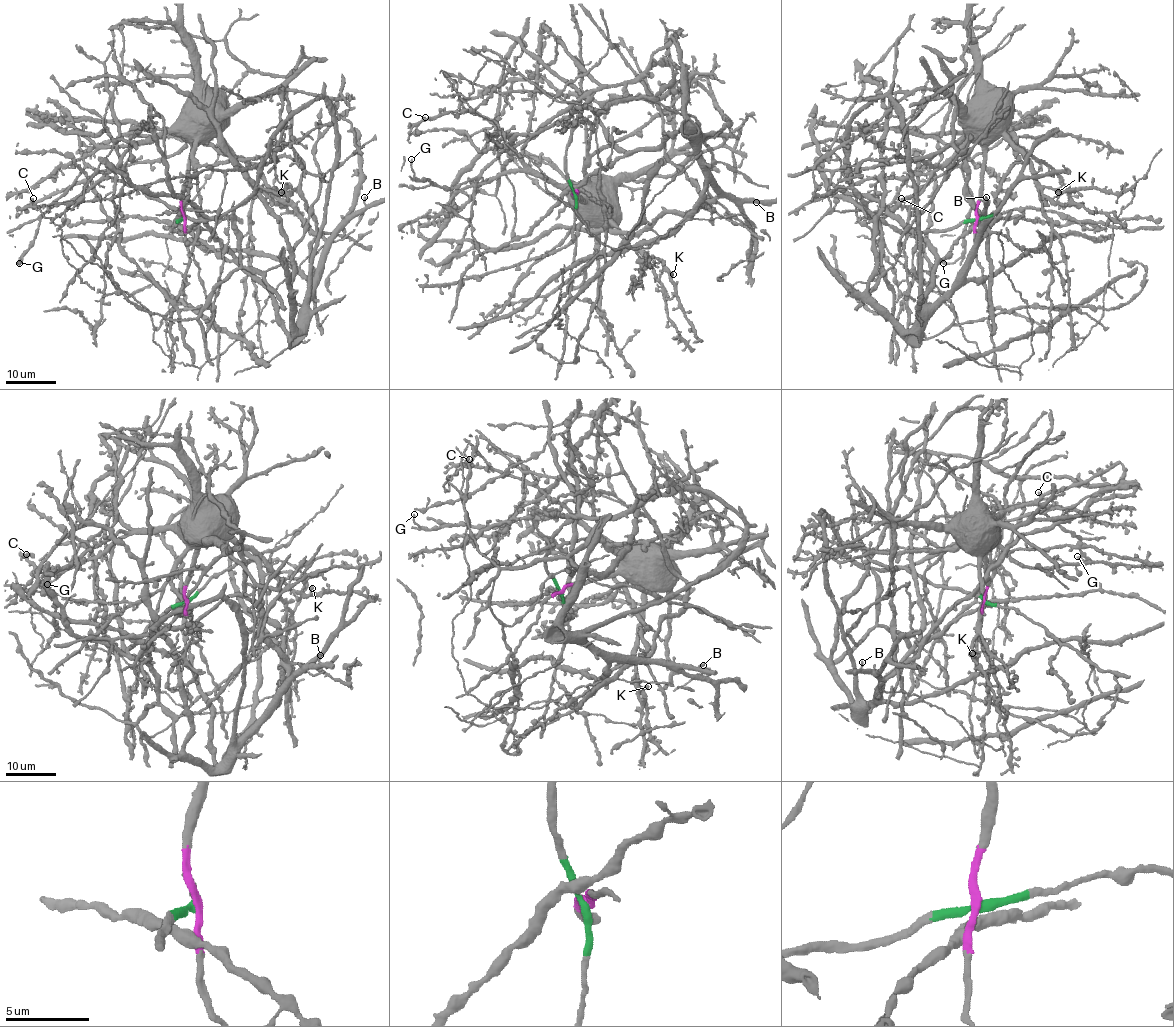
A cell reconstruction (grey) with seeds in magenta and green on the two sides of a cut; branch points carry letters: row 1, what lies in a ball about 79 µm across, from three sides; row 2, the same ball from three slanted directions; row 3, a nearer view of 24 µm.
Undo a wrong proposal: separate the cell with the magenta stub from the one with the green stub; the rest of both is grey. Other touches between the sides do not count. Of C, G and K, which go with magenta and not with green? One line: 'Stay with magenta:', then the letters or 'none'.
Stay with magenta: C, K

